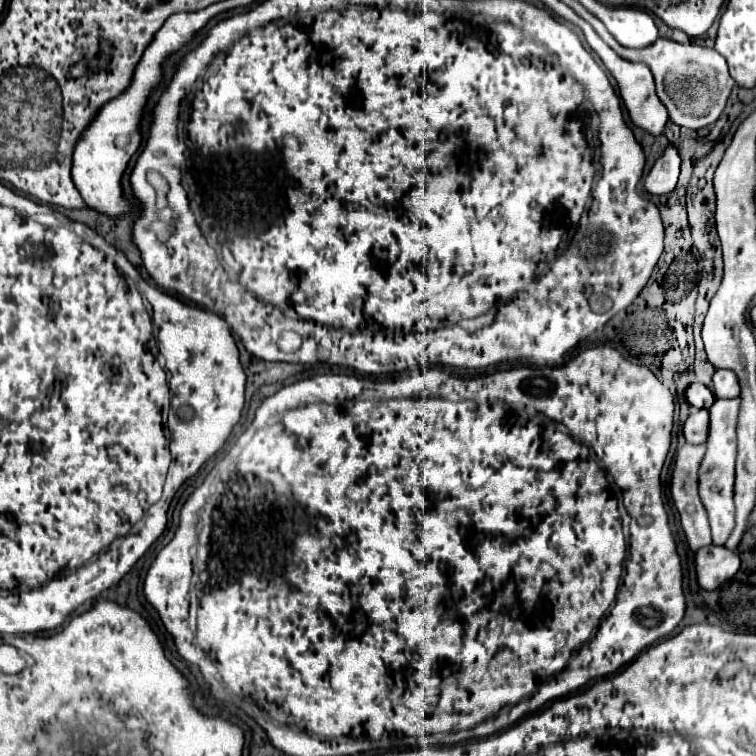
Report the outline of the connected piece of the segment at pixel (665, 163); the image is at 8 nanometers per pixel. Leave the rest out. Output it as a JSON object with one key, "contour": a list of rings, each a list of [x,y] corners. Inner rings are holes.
{"contour":[[[668,145],[660,159],[654,163],[650,173],[646,175],[646,191],[652,195],[666,195],[676,187],[680,175],[680,155],[678,149]]]}

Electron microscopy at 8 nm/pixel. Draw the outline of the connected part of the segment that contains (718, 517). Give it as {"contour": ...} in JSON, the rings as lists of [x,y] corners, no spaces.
{"contour":[[[716,399],[710,411],[710,427],[708,427],[708,441],[706,453],[698,469],[698,491],[702,505],[708,513],[708,521],[712,527],[712,543],[724,545],[732,527],[734,527],[734,501],[732,501],[732,487],[734,487],[734,461],[736,461],[736,419],[738,419],[738,405],[740,399]]]}

